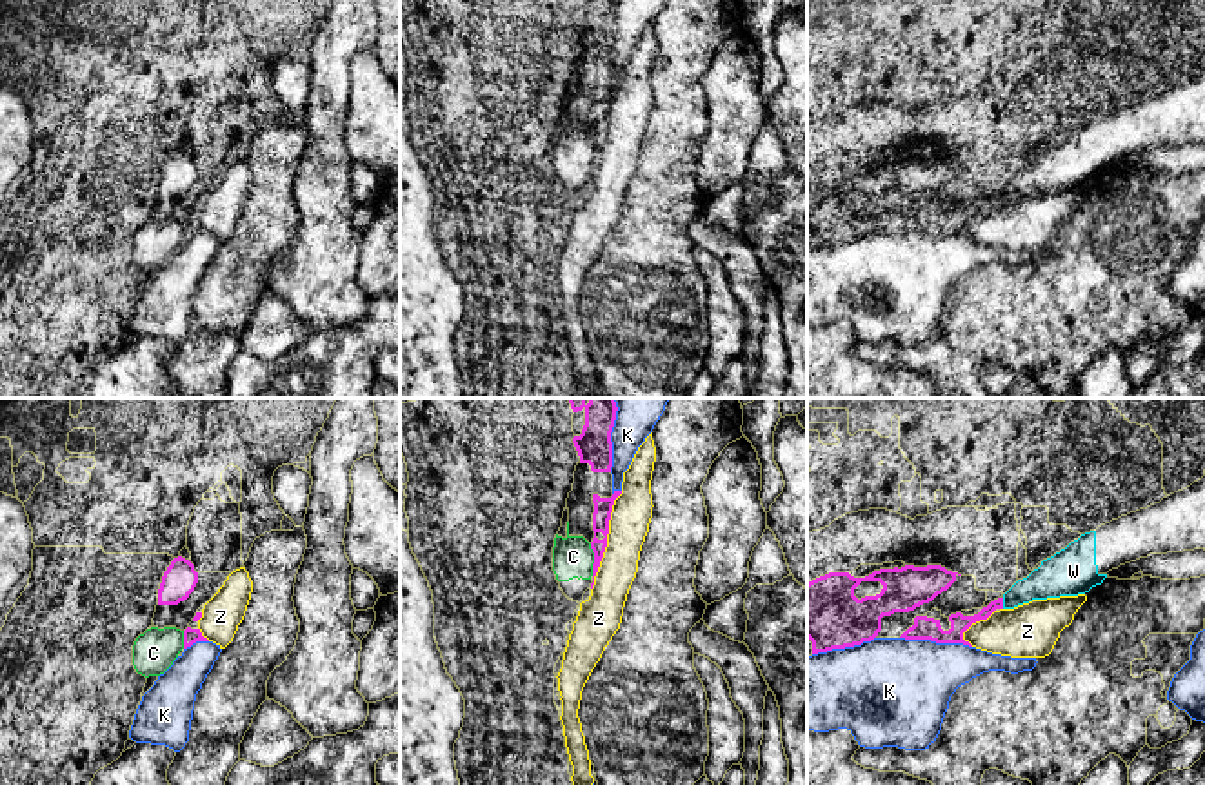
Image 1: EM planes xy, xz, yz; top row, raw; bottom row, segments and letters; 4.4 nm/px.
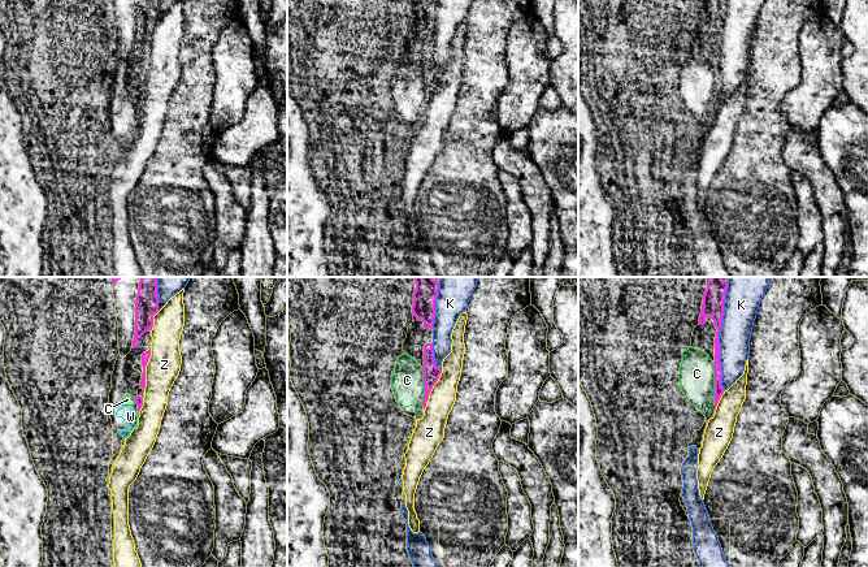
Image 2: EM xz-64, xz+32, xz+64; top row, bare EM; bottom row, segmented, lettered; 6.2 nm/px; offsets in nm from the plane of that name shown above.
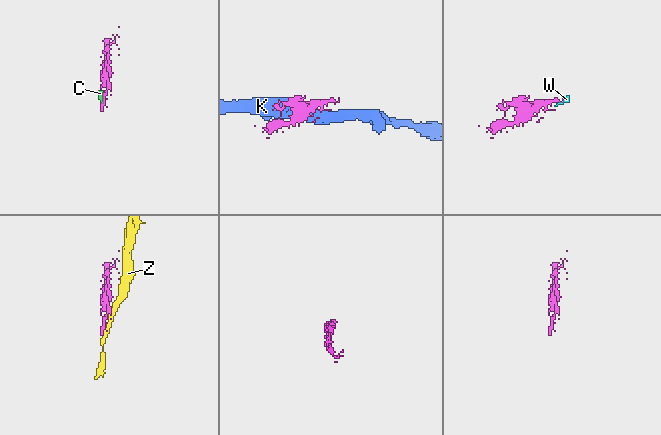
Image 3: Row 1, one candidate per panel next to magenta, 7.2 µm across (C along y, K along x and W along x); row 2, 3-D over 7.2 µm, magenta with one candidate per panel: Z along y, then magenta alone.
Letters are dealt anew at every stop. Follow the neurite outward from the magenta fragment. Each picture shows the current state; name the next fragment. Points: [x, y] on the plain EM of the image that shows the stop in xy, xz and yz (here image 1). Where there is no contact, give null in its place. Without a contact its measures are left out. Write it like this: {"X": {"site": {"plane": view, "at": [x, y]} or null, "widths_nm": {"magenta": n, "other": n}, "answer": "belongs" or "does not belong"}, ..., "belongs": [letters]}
{"C": {"site": {"plane": "xz", "at": [595, 153]}, "widths_nm": {"magenta": 80, "other": 180}, "answer": "does not belong"}, "K": {"site": {"plane": "yz", "at": [936, 235]}, "widths_nm": {"magenta": 100, "other": 420}, "answer": "does not belong"}, "W": {"site": {"plane": "yz", "at": [1002, 197]}, "widths_nm": {"magenta": 80, "other": 160}, "answer": "does not belong"}, "Z": {"site": {"plane": "xz", "at": [606, 133]}, "widths_nm": {"magenta": 80, "other": 180}, "answer": "does not belong"}, "belongs": []}

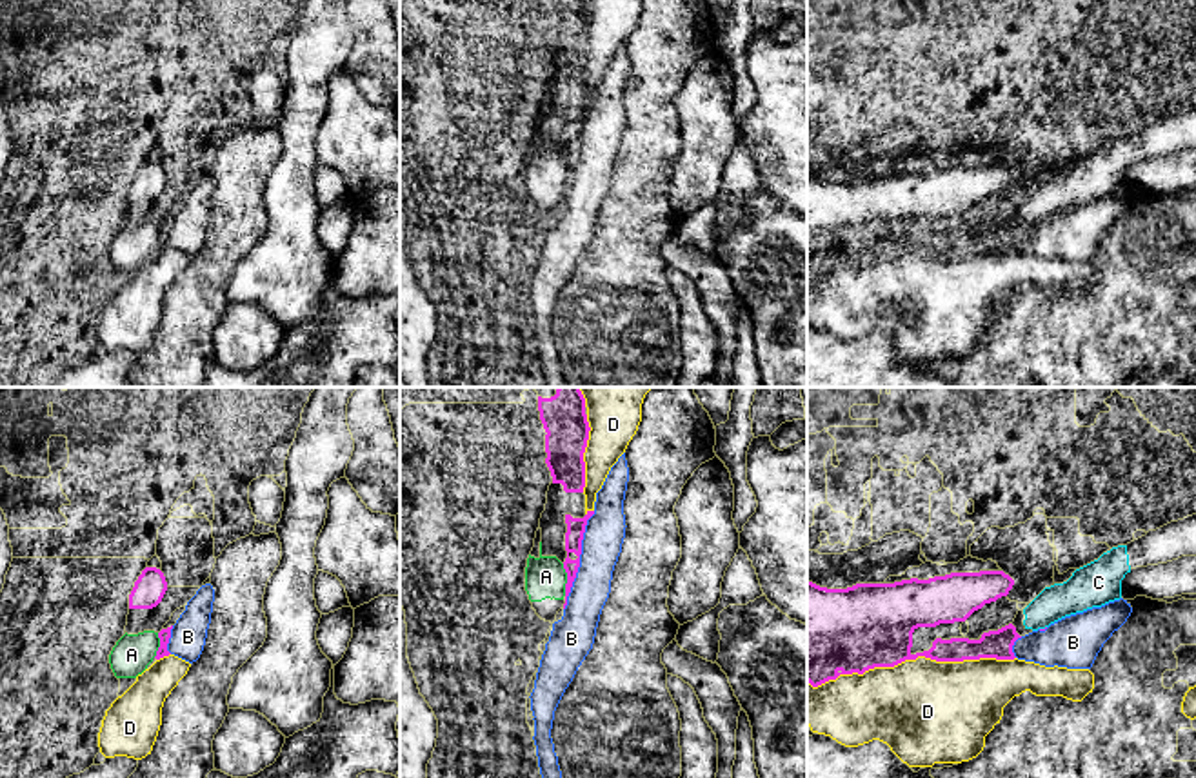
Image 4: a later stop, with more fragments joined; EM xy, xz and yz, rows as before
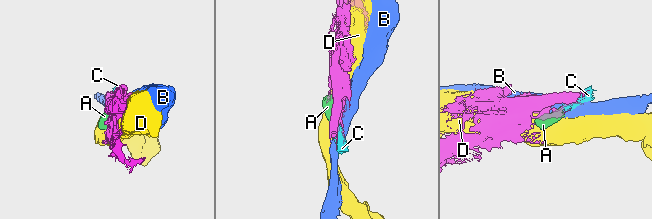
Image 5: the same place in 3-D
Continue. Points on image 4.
{"A": {"site": {"plane": "xz", "at": [568, 173]}, "widths_nm": {"magenta": 80, "other": 180}, "answer": "does not belong"}, "B": {"site": {"plane": "xz", "at": [578, 153]}, "widths_nm": {"magenta": 80, "other": 180}, "answer": "does not belong"}, "C": {"site": {"plane": "yz", "at": [1042, 222]}, "widths_nm": {"magenta": 20, "other": 170}, "answer": "does not belong"}, "D": {"site": {"plane": "yz", "at": [911, 251]}, "widths_nm": {"magenta": 380, "other": 460}, "answer": "does not belong"}, "belongs": []}

